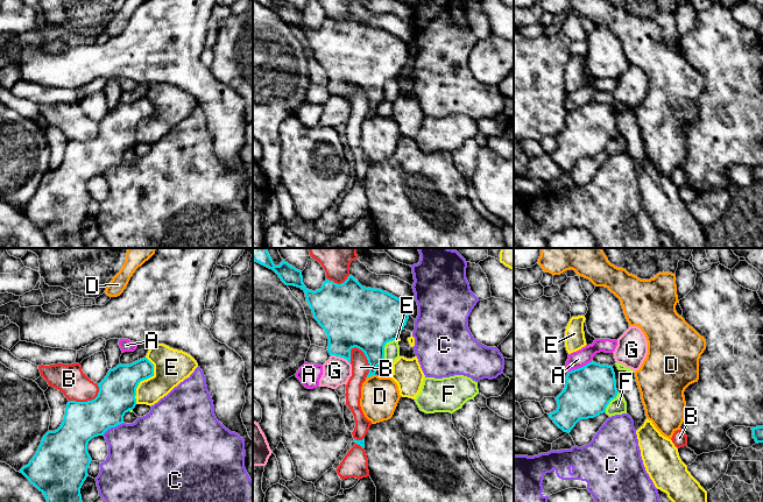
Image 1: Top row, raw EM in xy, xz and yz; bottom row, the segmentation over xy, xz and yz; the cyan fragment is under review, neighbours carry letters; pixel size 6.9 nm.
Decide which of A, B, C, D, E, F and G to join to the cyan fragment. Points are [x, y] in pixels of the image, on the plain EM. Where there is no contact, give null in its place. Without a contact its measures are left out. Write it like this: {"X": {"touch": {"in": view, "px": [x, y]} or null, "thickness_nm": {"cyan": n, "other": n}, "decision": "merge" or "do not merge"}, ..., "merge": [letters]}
{"A": {"touch": {"in": "yz", "px": [579, 107]}, "thickness_nm": {"cyan": 320, "other": 120}, "decision": "do not merge"}, "B": {"touch": {"in": "xz", "px": [368, 100]}, "thickness_nm": {"cyan": 360, "other": 130}, "decision": "do not merge"}, "C": {"touch": {"in": "xy", "px": [112, 165]}, "thickness_nm": {"cyan": 280, "other": 400}, "decision": "do not merge"}, "D": {"touch": {"in": "xz", "px": [369, 115]}, "thickness_nm": {"cyan": 190, "other": 260}, "decision": "do not merge"}, "E": {"touch": {"in": "xy", "px": [145, 118]}, "thickness_nm": {"cyan": 260, "other": 240}, "decision": "do not merge"}, "F": {"touch": {"in": "xz", "px": [383, 86]}, "thickness_nm": {"cyan": 420, "other": 110}, "decision": "do not merge"}, "G": {"touch": {"in": "xz", "px": [340, 96]}, "thickness_nm": {"cyan": 360, "other": 200}, "decision": "do not merge"}, "merge": []}

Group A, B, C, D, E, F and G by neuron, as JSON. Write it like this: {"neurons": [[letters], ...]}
{"neurons": [["A"], ["B"], ["C"], ["D"], ["E"], ["F"], ["G"]]}

